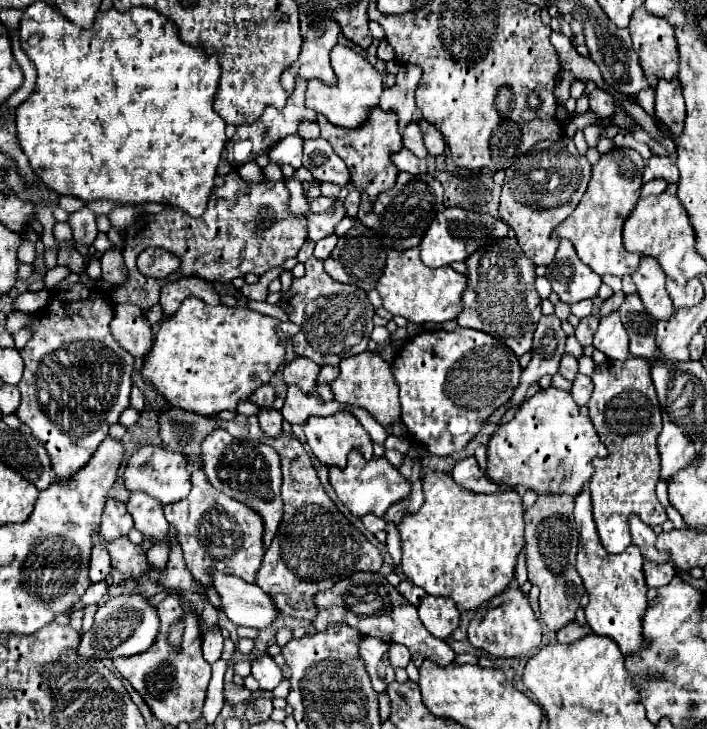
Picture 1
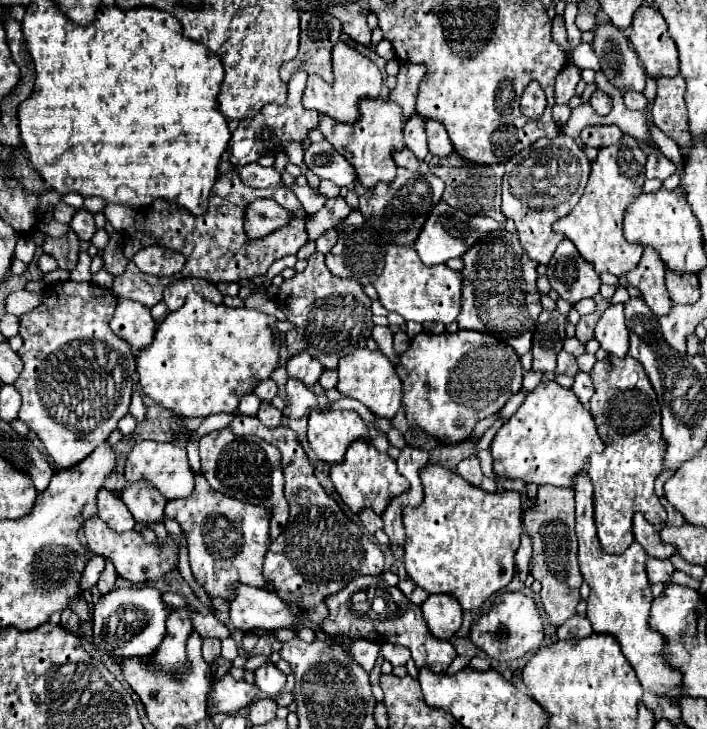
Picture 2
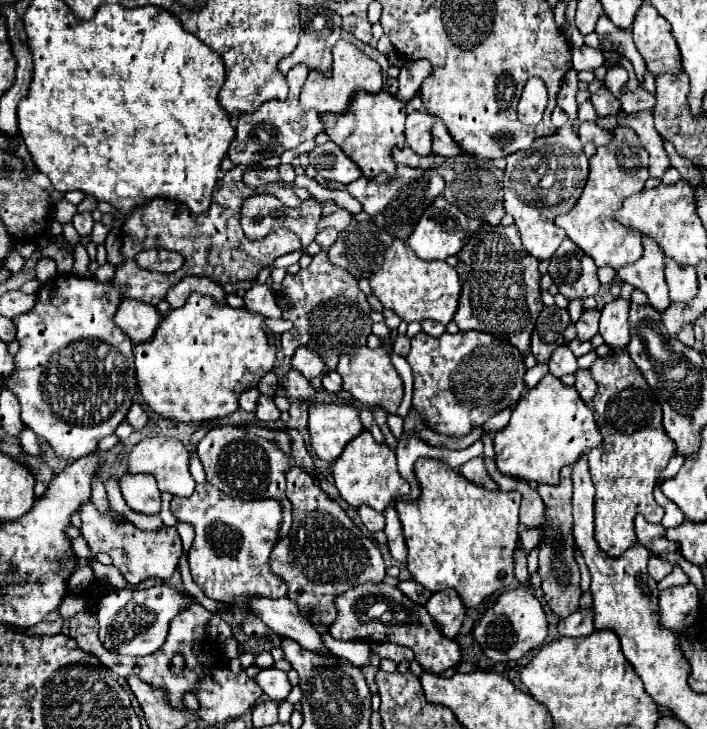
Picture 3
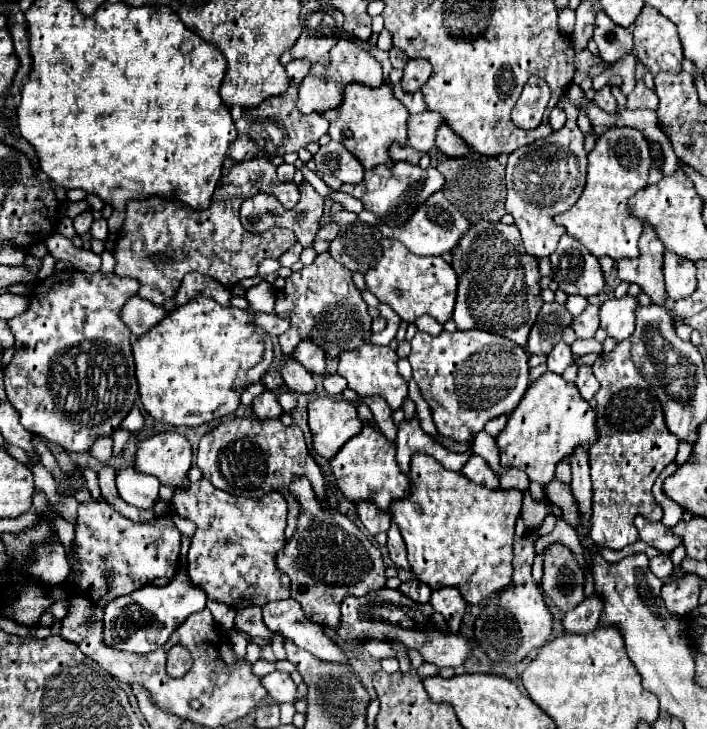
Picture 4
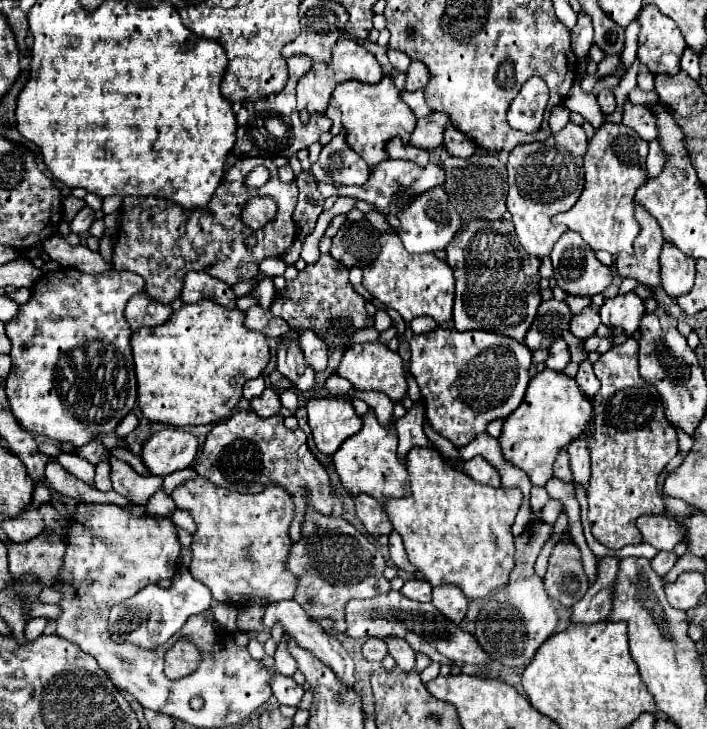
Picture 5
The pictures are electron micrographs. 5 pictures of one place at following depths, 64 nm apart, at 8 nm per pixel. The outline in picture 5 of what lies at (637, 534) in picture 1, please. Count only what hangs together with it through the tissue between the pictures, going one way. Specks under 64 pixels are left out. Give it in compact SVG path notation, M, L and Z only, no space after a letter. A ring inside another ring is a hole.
M644 514L636 520L644 542L652 544L656 550L674 550L684 538L684 524L666 514Z

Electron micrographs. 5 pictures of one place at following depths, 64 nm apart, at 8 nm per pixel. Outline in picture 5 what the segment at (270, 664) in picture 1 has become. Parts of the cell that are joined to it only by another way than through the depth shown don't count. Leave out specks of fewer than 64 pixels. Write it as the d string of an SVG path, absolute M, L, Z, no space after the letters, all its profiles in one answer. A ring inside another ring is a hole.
M276 674L272 678L272 692L274 692L274 696L280 704L286 704L286 706L292 706L292 708L296 708L300 704L302 696L304 696L302 686L298 686L292 678L280 676L280 674Z

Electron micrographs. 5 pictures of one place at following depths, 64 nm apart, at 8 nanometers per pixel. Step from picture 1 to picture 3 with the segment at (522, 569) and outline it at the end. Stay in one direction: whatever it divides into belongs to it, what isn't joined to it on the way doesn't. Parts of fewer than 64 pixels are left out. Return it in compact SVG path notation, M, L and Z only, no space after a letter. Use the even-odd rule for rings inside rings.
M538 528L538 530L522 530L522 534L520 534L520 540L522 540L522 544L528 548L528 550L532 550L536 544L538 544L538 540L544 536L544 528Z

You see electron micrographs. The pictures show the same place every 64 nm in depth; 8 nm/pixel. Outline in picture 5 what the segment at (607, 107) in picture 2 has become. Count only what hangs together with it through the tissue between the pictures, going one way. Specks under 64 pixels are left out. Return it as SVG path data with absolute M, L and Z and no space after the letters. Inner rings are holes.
M602 90L598 94L598 104L600 104L600 110L604 114L612 114L616 110L616 100L614 100L614 94L612 90Z

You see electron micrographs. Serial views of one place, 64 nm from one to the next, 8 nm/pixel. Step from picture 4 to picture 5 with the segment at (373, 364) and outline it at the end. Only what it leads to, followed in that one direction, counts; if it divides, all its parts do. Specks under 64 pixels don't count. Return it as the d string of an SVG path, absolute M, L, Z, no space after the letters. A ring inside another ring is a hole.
M354 344L354 346L350 346L344 352L342 362L336 372L342 378L350 380L356 390L378 390L378 392L384 392L386 396L390 396L390 400L400 400L408 390L402 358L396 352L388 350L388 346L384 346L384 344Z

